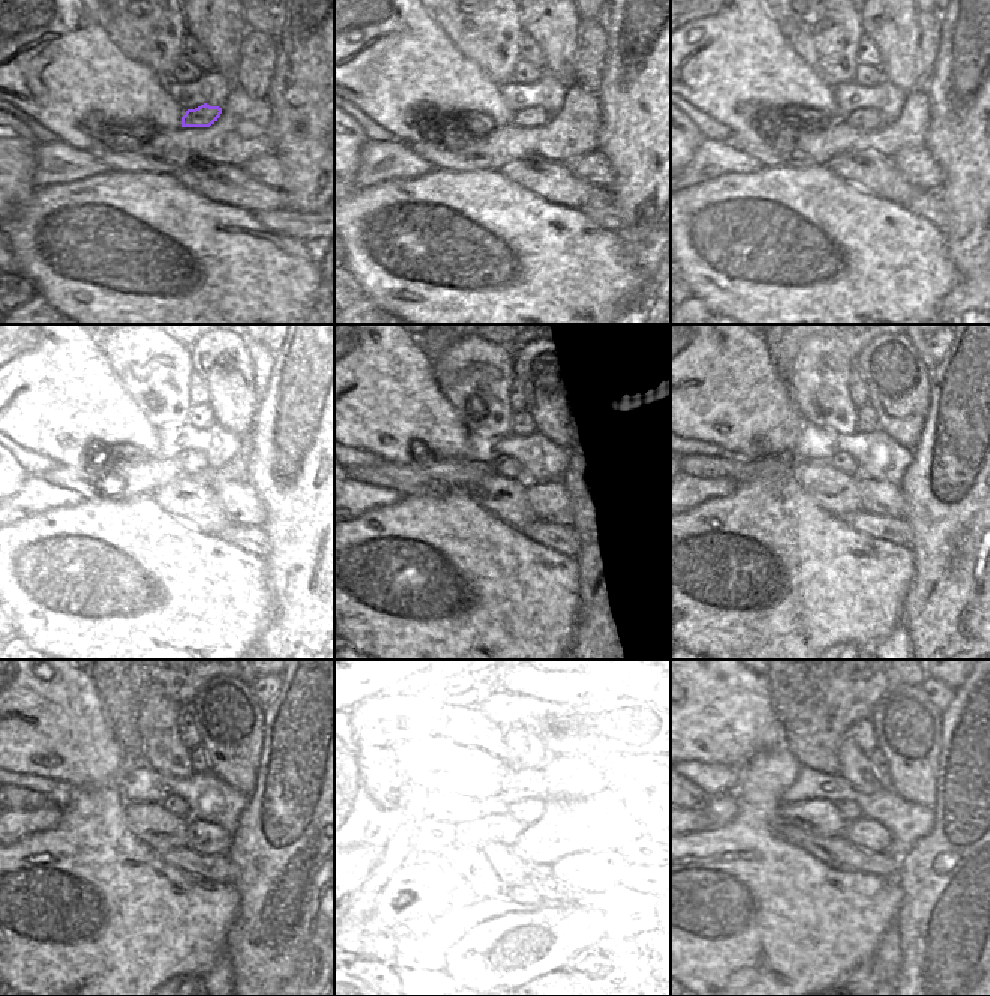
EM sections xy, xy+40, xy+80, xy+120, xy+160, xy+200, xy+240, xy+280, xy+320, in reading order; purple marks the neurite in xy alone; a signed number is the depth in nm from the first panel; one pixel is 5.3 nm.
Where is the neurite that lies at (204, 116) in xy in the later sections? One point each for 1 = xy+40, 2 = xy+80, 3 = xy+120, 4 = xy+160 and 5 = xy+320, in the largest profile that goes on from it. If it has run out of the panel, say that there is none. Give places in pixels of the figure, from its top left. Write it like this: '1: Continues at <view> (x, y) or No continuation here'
1: Continues at xy+40 (533, 117)
2: Continues at xy+80 (863, 119)
3: Continues at xy+120 (192, 462)
4: Continues at xy+160 (506, 467)
5: Continues at xy+320 (848, 809)

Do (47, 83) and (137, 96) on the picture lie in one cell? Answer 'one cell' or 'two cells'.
one cell

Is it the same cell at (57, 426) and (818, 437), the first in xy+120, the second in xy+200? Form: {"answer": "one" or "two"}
{"answer": "two"}

